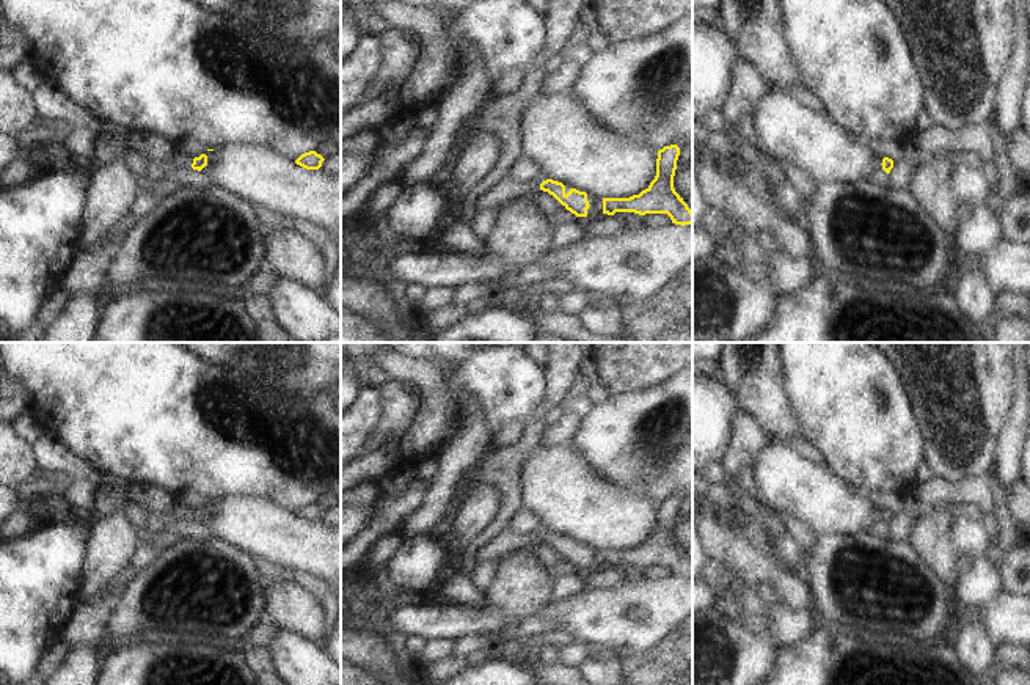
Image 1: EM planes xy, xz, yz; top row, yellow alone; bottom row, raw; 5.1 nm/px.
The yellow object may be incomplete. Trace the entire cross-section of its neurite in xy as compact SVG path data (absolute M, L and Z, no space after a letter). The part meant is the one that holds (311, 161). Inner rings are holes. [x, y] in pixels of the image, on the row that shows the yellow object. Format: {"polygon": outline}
{"polygon": "M309 151L309 152L301 154L295 160L295 163L306 170L319 170L323 160L325 159L320 154L317 154L316 151Z"}

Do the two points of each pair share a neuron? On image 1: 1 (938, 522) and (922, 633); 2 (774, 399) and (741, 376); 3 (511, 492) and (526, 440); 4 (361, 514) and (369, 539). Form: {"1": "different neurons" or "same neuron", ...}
{"1": "different neurons", "2": "same neuron", "3": "same neuron", "4": "different neurons"}

